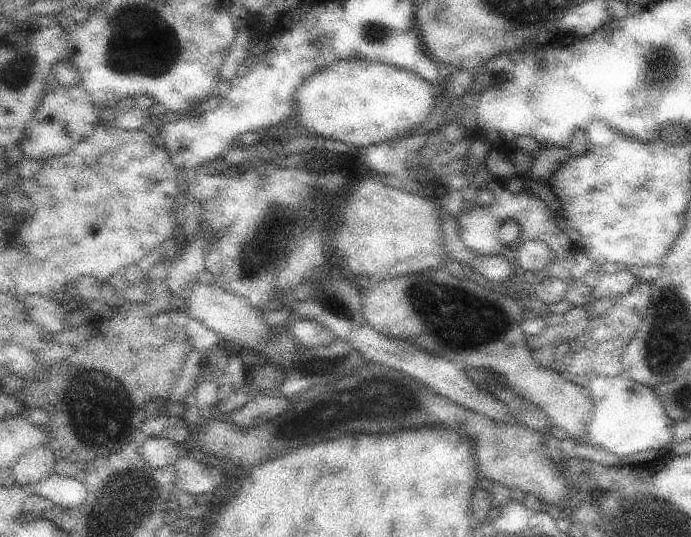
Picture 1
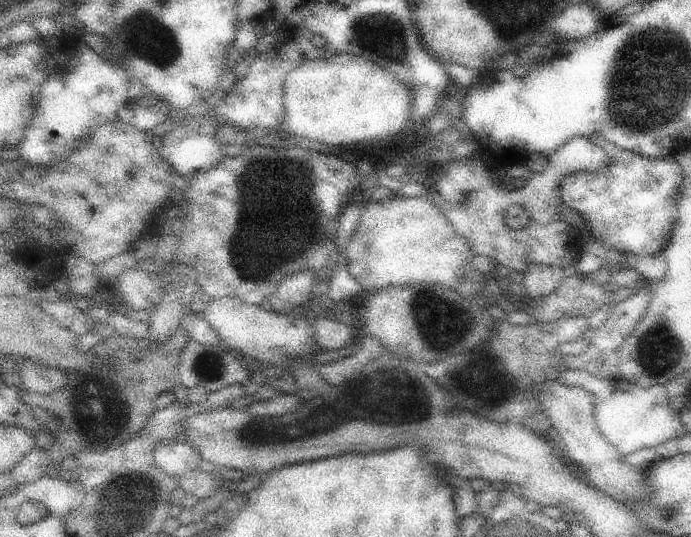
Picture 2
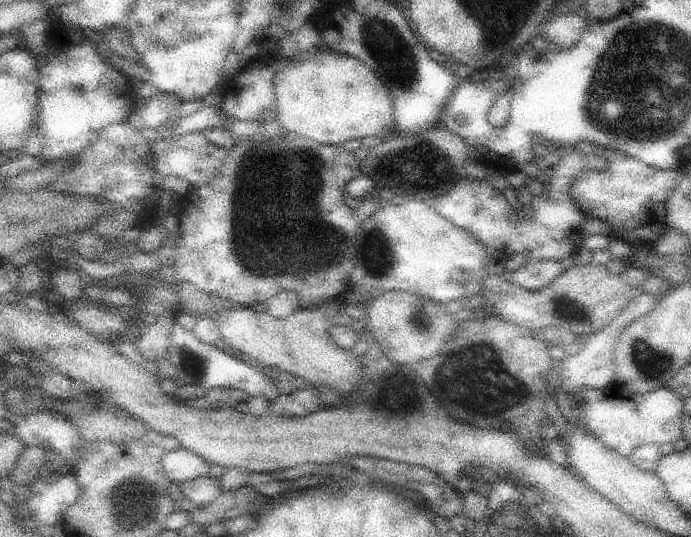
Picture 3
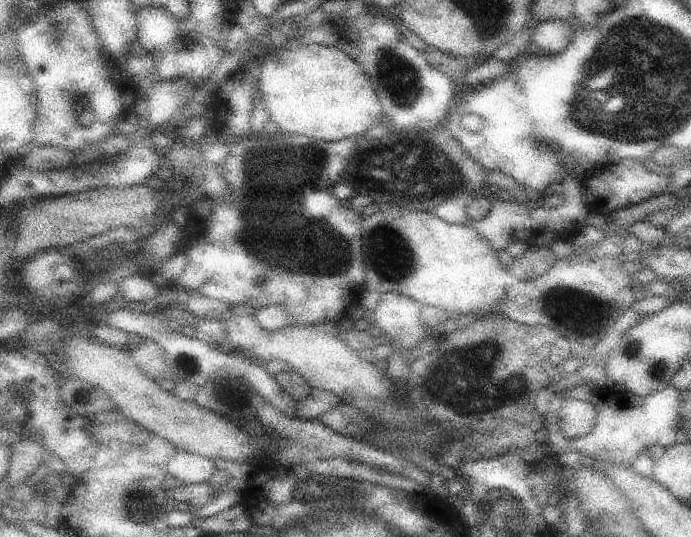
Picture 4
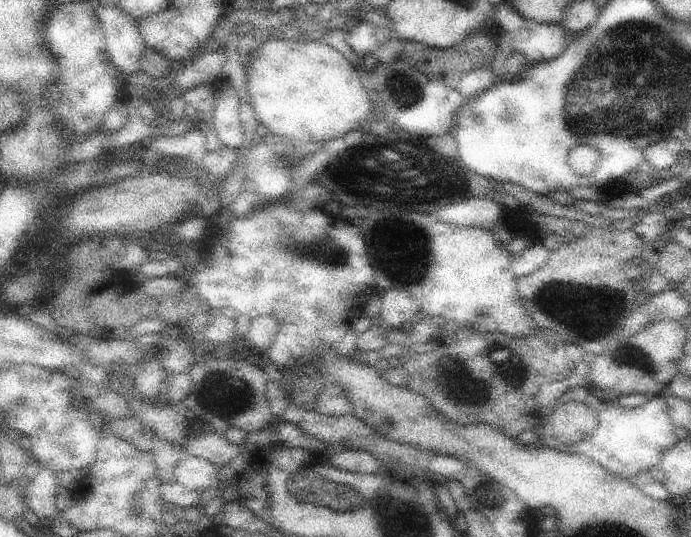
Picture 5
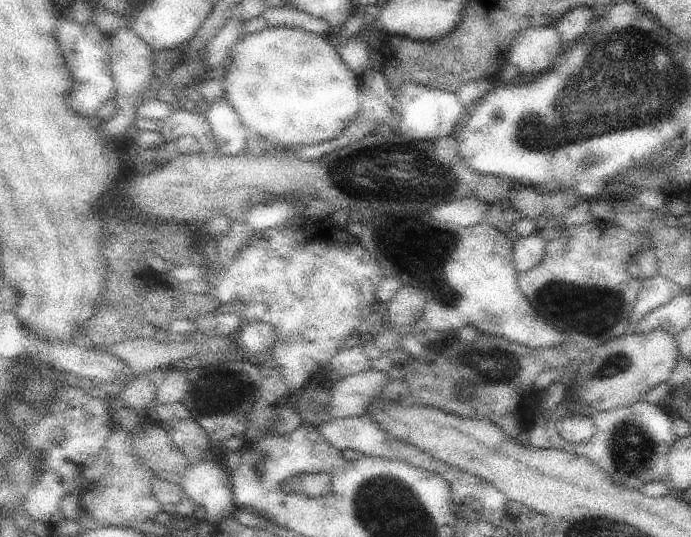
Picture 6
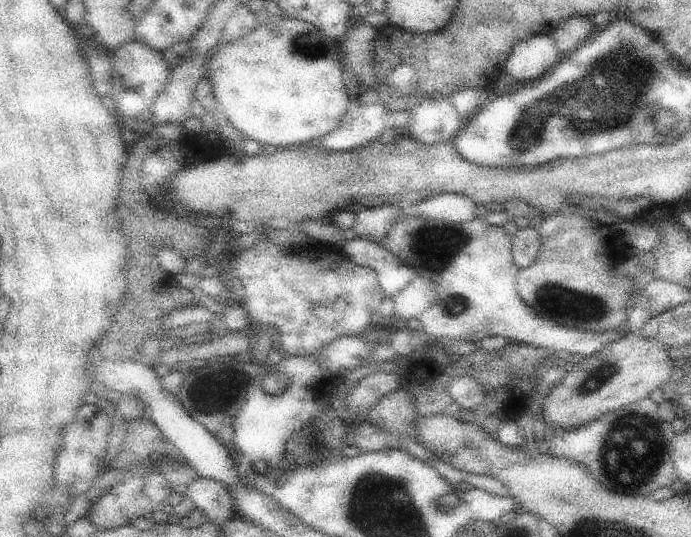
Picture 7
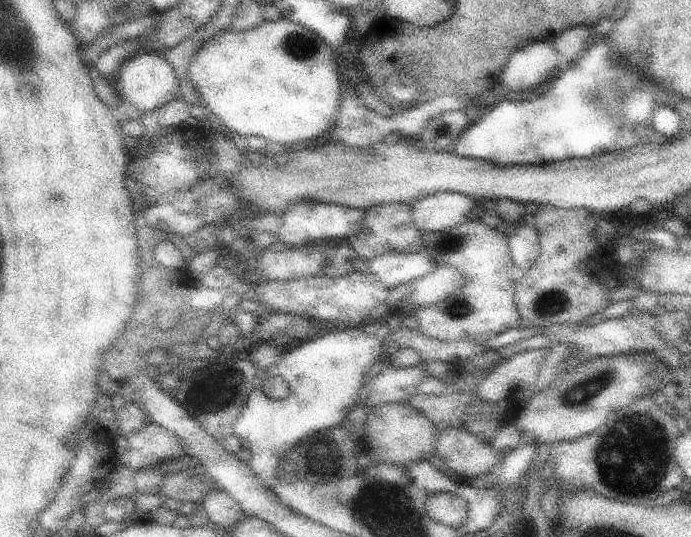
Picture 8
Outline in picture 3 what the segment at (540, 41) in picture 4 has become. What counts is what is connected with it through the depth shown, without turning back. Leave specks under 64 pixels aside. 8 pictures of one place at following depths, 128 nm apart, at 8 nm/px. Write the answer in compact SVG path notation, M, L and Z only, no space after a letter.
M569 12L560 15L546 23L546 36L559 46L560 49L572 48L582 38L582 34L588 28L588 17L577 12Z

